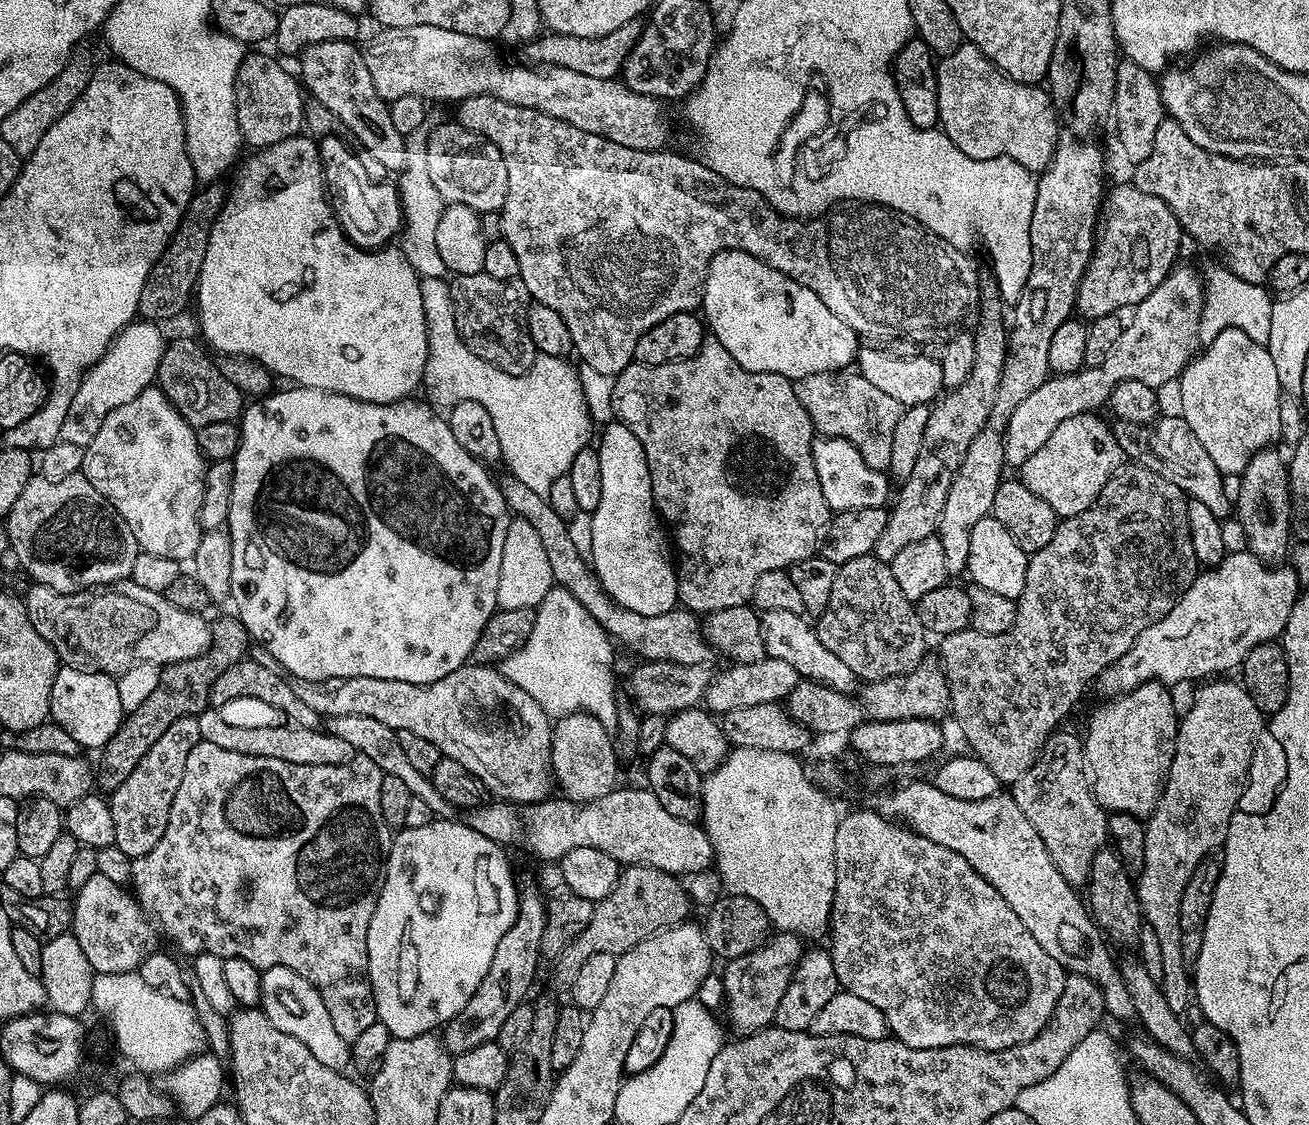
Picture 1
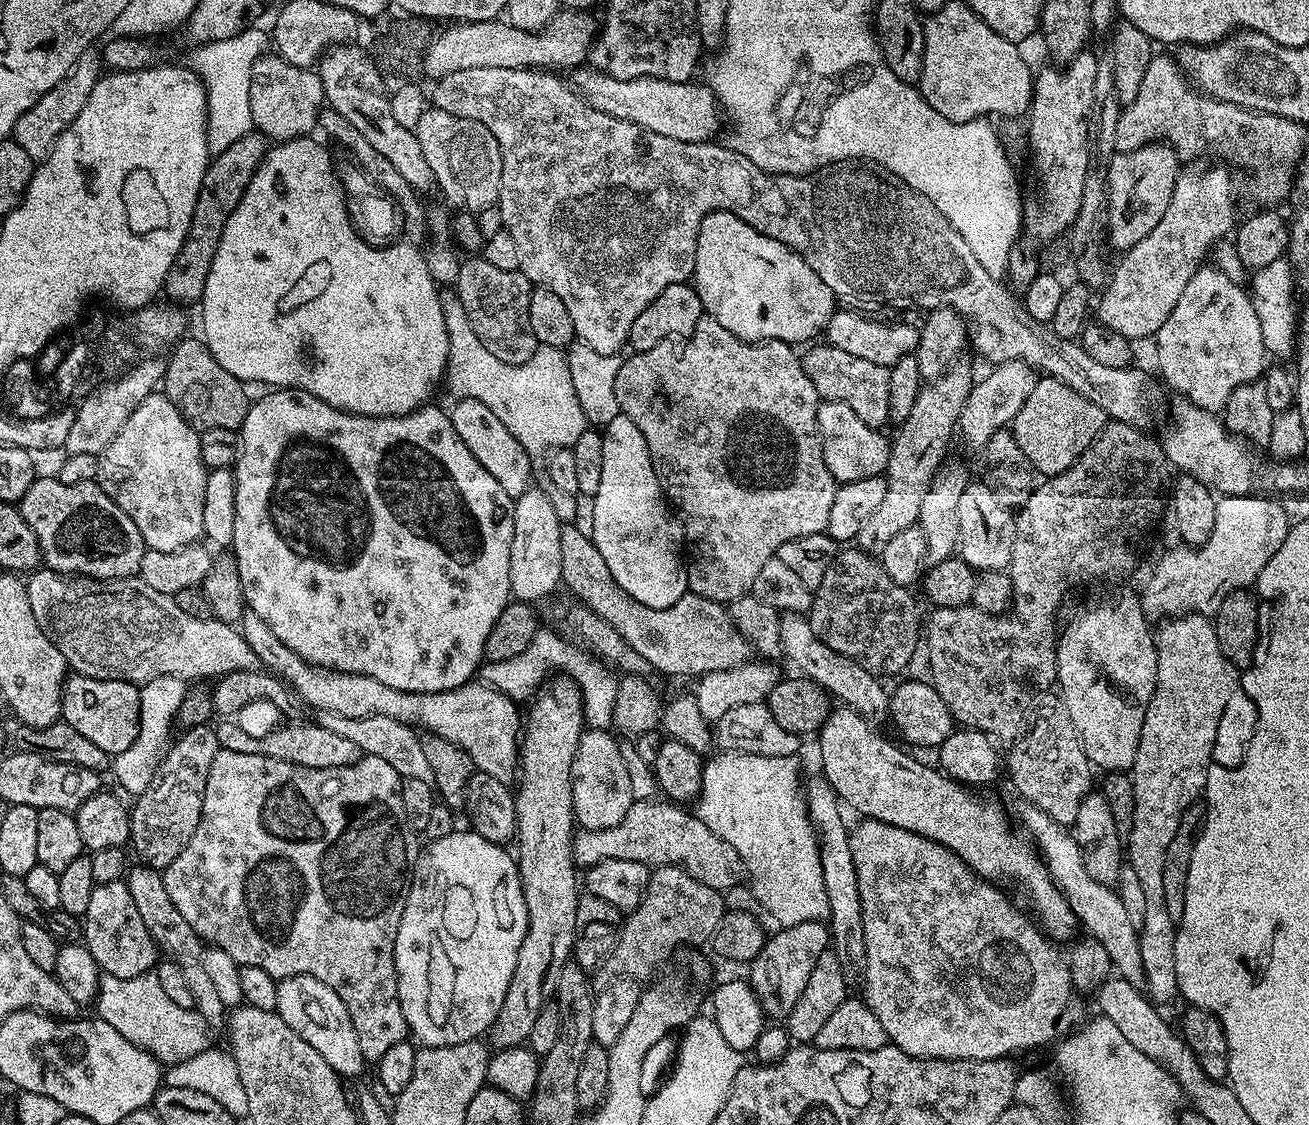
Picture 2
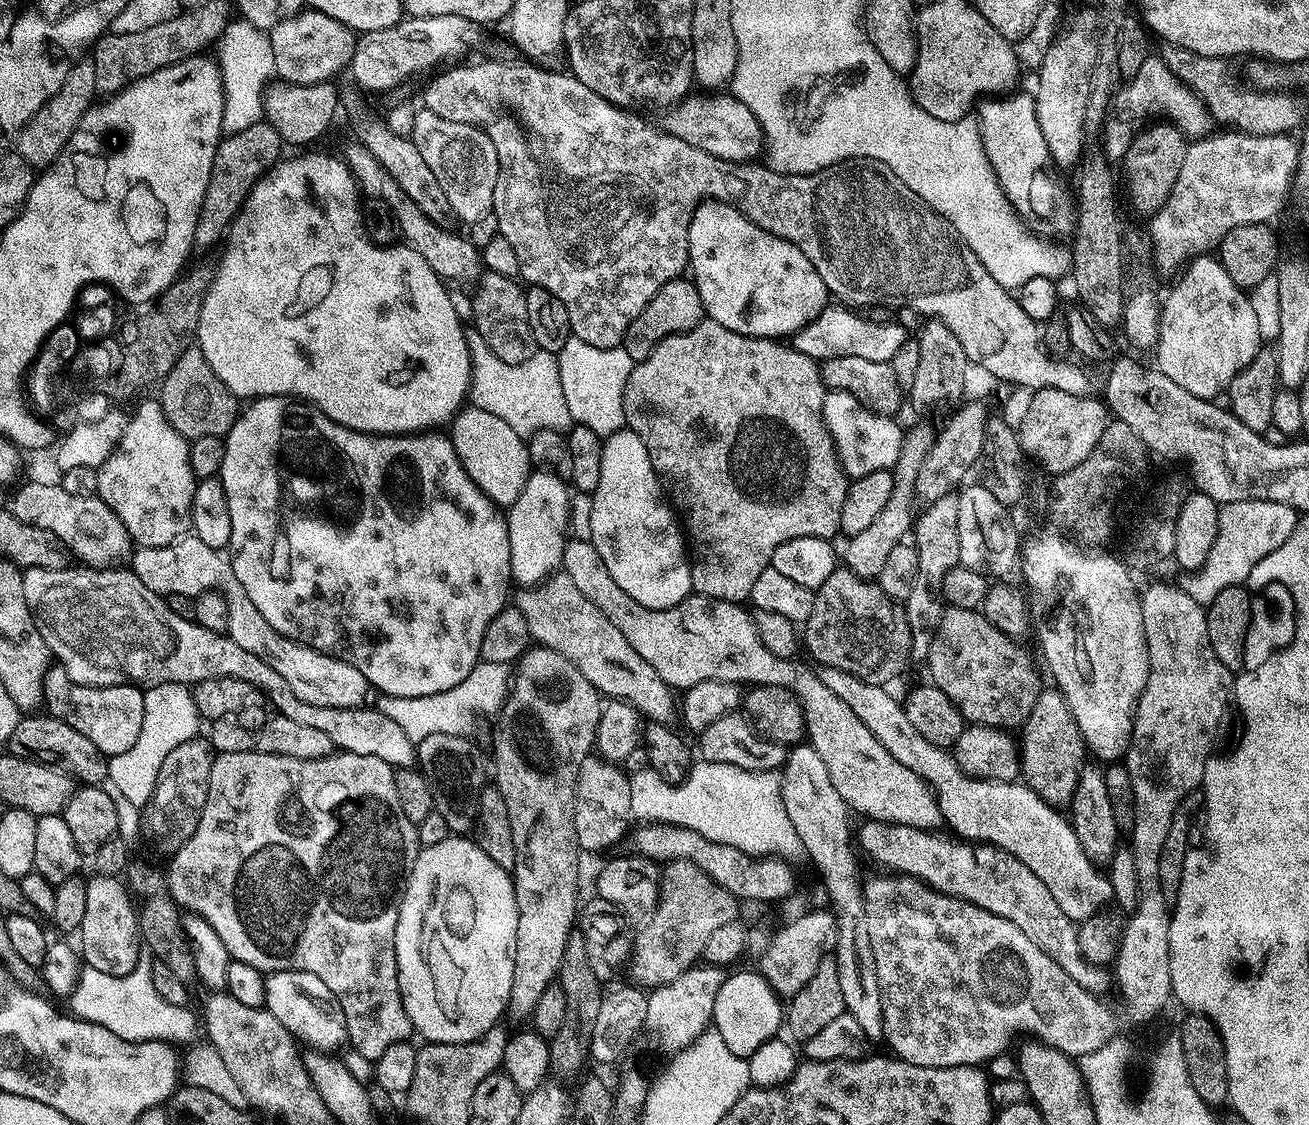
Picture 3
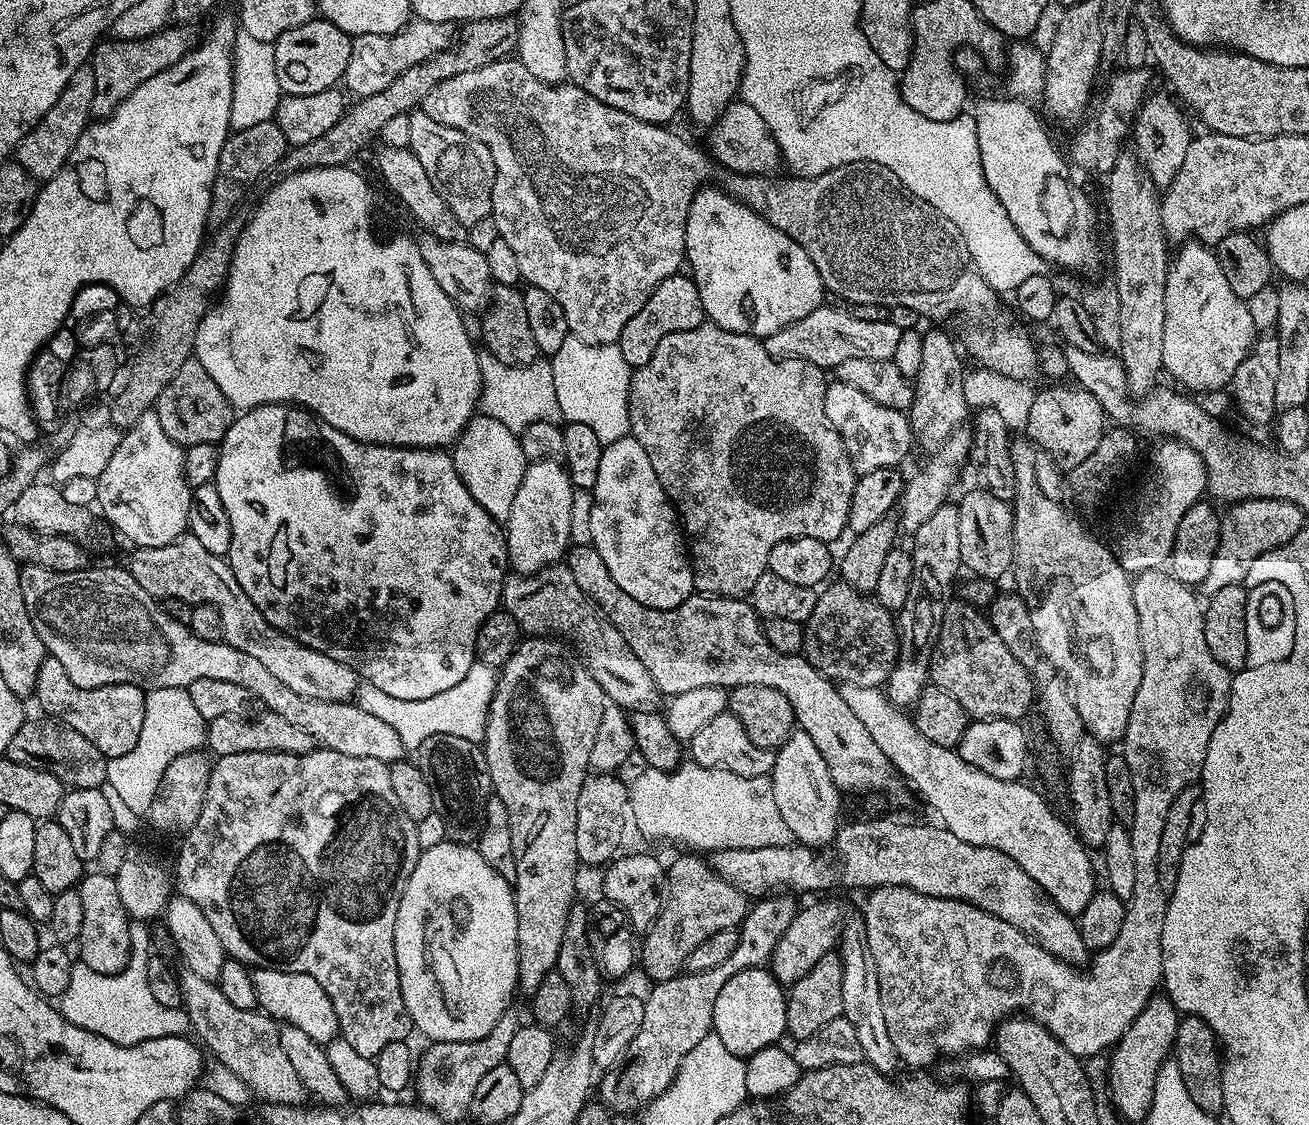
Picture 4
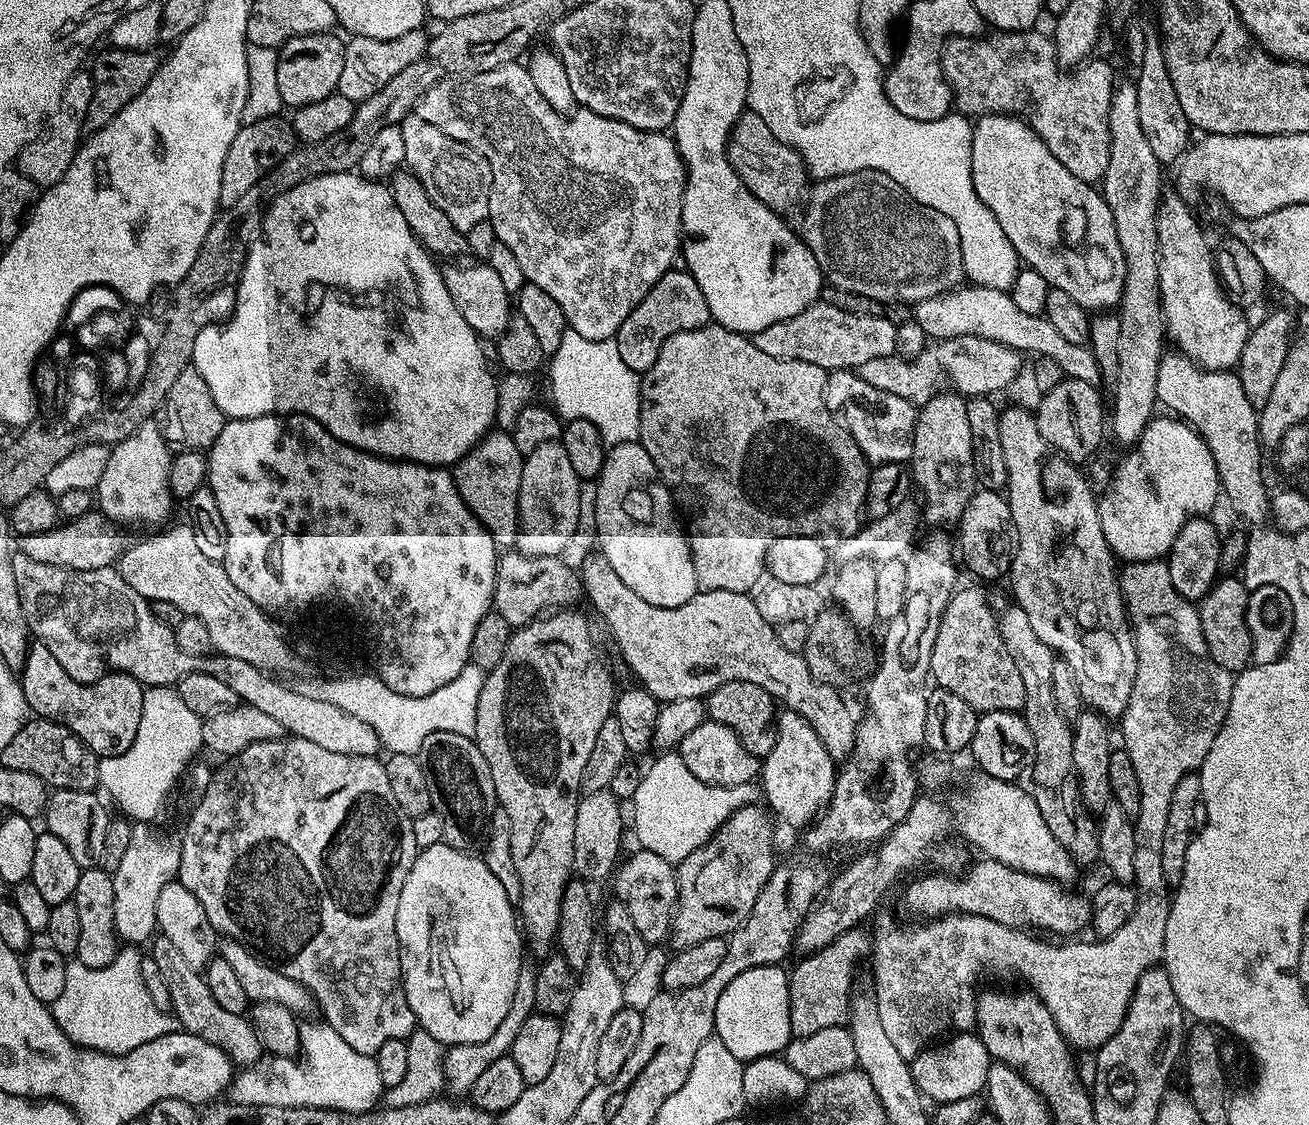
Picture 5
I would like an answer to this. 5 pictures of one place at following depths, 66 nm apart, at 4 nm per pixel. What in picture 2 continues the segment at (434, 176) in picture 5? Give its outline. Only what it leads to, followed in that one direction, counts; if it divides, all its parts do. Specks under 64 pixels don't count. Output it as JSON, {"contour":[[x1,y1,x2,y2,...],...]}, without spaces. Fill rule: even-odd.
{"contour":[[432,106,422,114,422,118,418,118,414,131,430,166,439,173,438,188,440,184,445,198,458,208,456,210,475,214,483,208,493,207,499,201,502,154,498,138,494,138,482,122,474,118,458,118],[440,172,444,173,440,176]]}

